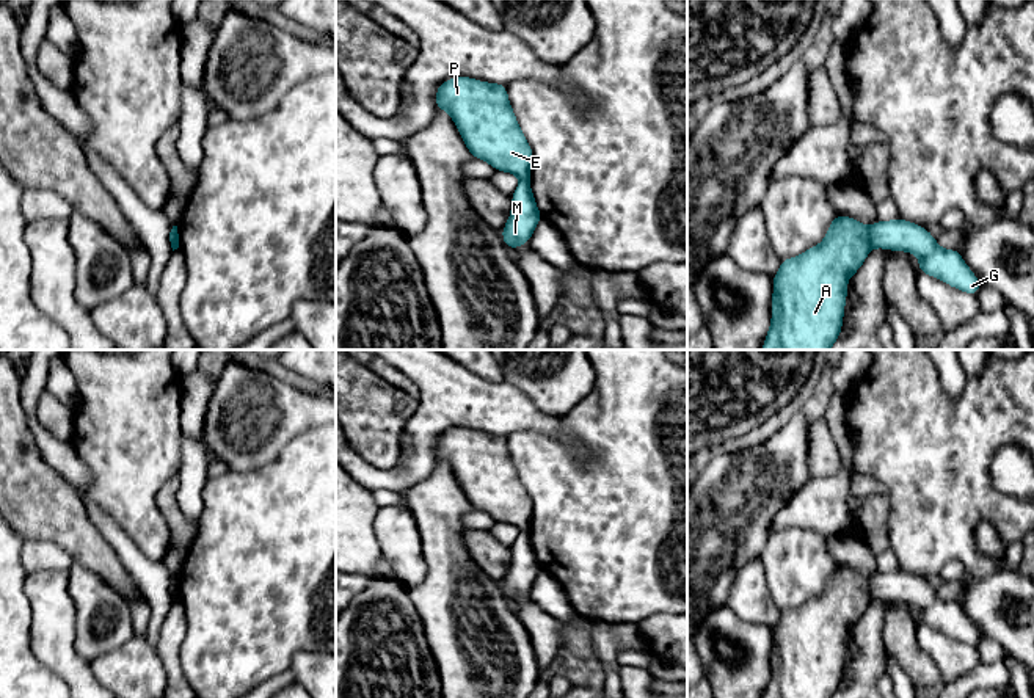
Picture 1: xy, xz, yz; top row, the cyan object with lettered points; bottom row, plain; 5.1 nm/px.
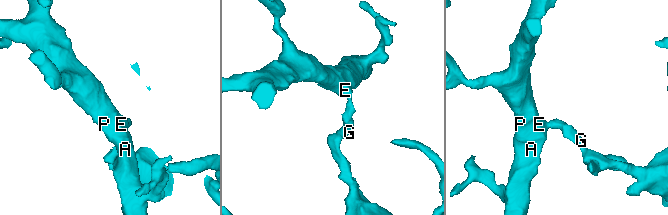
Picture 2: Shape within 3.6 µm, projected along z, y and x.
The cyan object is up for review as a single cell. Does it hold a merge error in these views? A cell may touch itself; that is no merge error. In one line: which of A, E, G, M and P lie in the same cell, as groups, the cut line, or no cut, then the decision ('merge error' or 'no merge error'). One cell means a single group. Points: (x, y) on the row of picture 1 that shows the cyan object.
groups A E P / G M; cut yz (868, 228), (868, 243), (871, 247); merge error

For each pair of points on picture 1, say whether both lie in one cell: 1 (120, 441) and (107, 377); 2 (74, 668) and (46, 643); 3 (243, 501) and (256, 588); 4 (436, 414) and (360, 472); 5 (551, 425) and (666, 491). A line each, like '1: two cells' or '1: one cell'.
1: one cell
2: one cell
3: one cell
4: one cell
5: two cells

